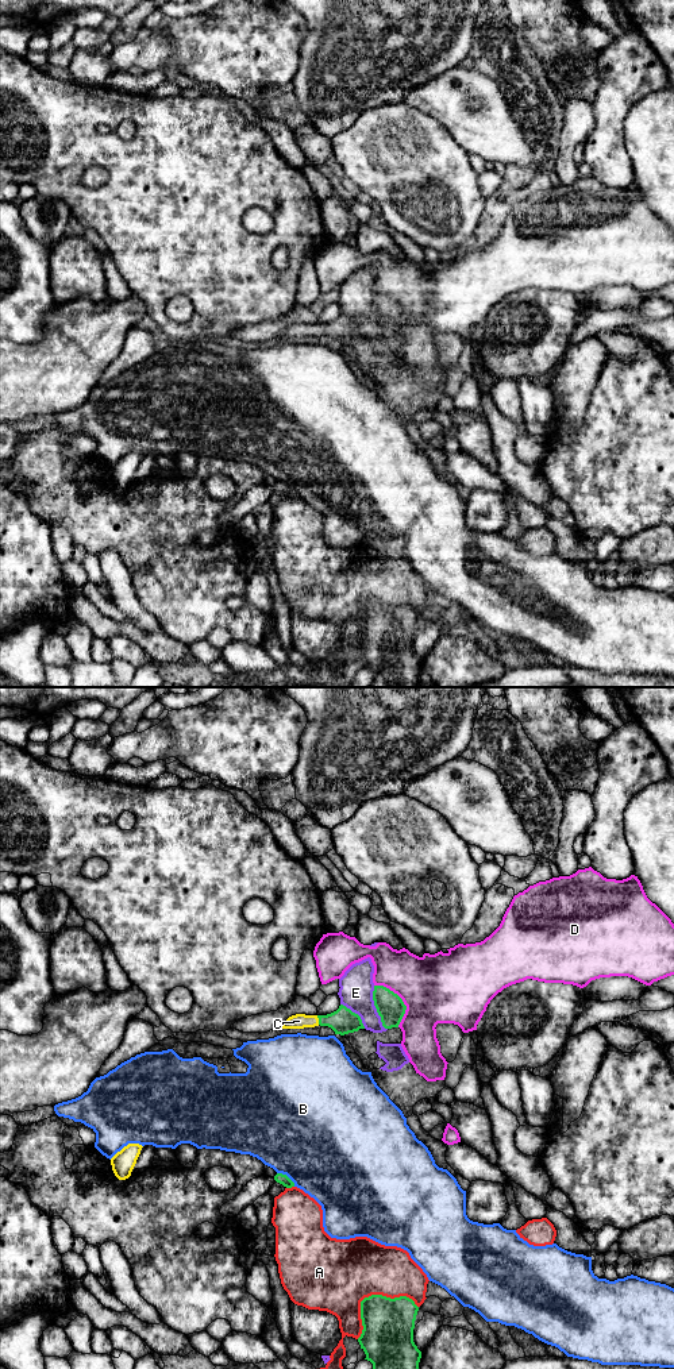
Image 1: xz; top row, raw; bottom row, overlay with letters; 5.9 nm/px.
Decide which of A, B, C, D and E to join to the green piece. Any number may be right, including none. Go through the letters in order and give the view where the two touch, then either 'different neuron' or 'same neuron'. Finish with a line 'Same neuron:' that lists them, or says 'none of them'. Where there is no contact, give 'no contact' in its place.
A: xz | different neuron
B: xz | different neuron
C: xz | same neuron
D: xz | different neuron
E: xz | different neuron
Same neuron: C

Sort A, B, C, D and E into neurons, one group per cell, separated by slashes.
A / B / C / D / E

